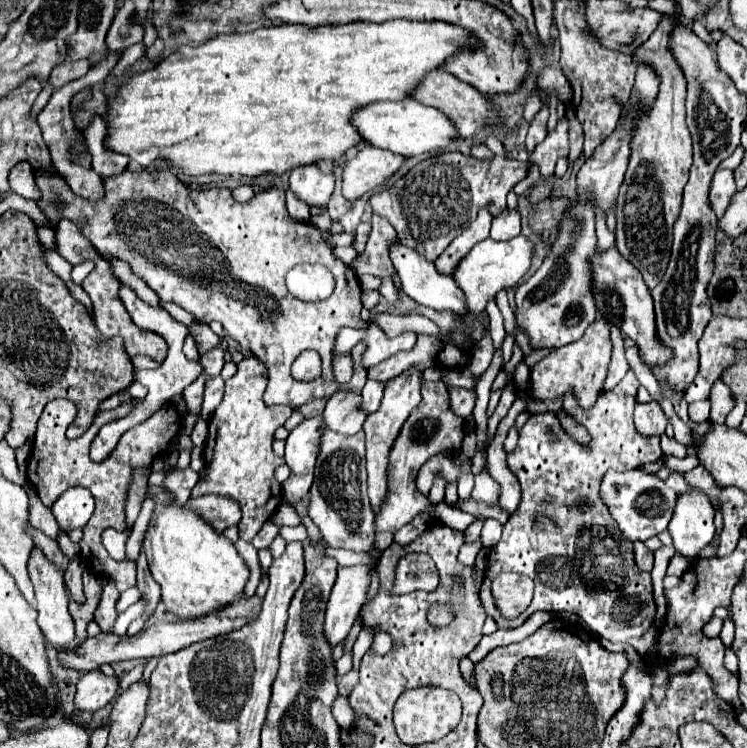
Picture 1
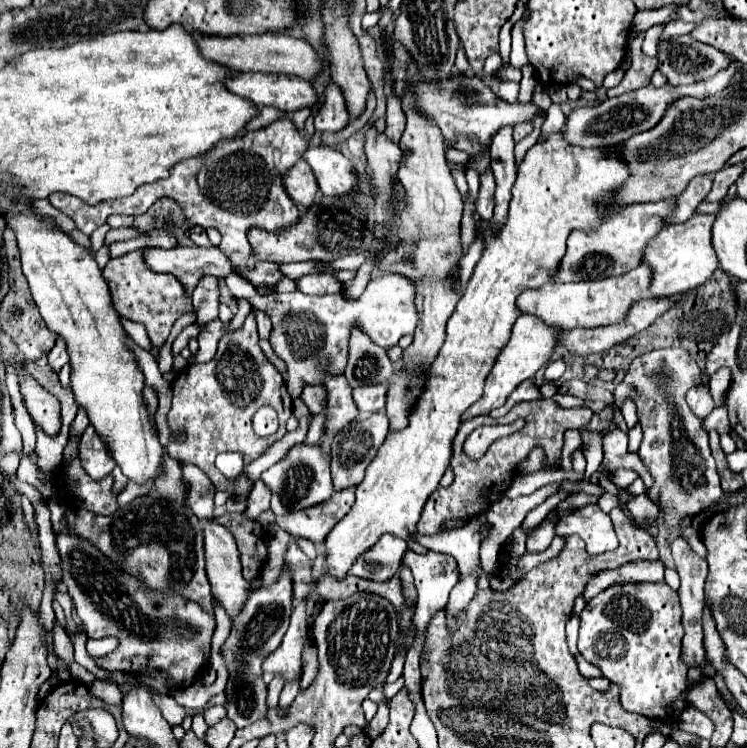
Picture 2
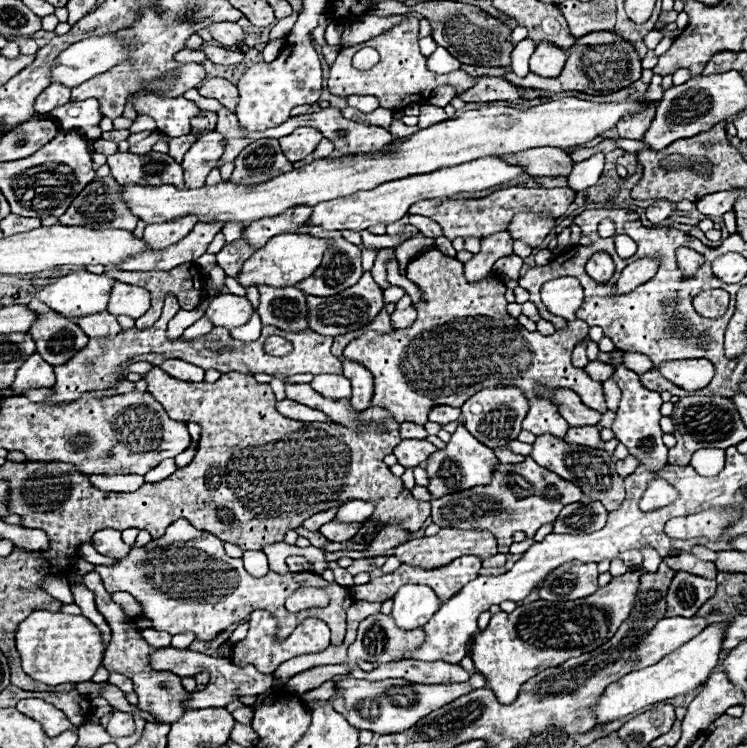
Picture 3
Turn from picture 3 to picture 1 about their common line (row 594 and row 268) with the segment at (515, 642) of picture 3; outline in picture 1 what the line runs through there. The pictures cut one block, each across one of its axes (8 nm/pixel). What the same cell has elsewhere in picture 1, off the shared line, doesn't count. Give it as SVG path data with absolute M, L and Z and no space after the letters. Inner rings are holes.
M608 248L604 252L596 250L592 262L594 278L592 278L592 294L596 300L596 310L620 332L624 332L628 338L632 338L638 348L640 356L648 366L662 364L670 360L670 348L656 338L656 328L654 328L654 306L652 306L652 296L650 290L646 288L642 274L626 260L622 254L618 254L618 248Z

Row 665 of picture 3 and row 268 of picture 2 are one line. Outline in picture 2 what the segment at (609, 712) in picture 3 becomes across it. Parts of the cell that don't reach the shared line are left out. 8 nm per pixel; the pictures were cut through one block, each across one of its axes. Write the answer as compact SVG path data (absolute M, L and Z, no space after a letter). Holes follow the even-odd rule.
M694 214L684 224L664 226L662 232L646 246L642 262L654 268L654 278L650 284L650 294L654 298L690 292L700 284L704 284L714 274L714 270L718 268L718 258L710 242L710 230L714 218L716 214Z

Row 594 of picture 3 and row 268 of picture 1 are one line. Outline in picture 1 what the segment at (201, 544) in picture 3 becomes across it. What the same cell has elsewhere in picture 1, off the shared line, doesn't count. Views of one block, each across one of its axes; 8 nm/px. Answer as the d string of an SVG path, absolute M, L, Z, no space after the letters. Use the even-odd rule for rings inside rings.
M130 162L126 172L122 172L120 176L106 178L106 196L102 200L90 202L76 196L59 173L49 171L52 170L34 172L35 182L42 194L42 200L38 200L37 204L42 210L46 210L46 214L50 214L48 218L52 222L56 222L56 216L64 216L72 222L84 218L86 226L82 234L104 258L118 256L120 260L126 260L132 270L140 278L144 278L146 284L160 296L160 300L176 302L202 322L218 320L230 338L240 342L242 348L252 350L252 354L266 364L270 380L264 392L264 400L268 406L284 404L290 408L298 408L308 402L310 392L314 398L330 398L330 394L338 390L338 382L334 380L332 372L336 336L342 326L366 328L366 322L360 318L362 290L358 284L358 276L350 266L346 266L332 254L334 246L328 244L324 238L326 232L344 232L338 220L332 220L332 226L328 230L320 230L314 224L290 218L286 210L284 190L280 188L256 194L248 204L238 204L228 188L190 190L168 168L160 174L152 174L136 162ZM300 262L320 262L332 270L336 278L336 288L330 298L322 302L302 302L288 292L284 276L292 266ZM304 350L316 350L322 358L322 376L310 382L298 382L296 378L292 378L290 372L294 360Z

